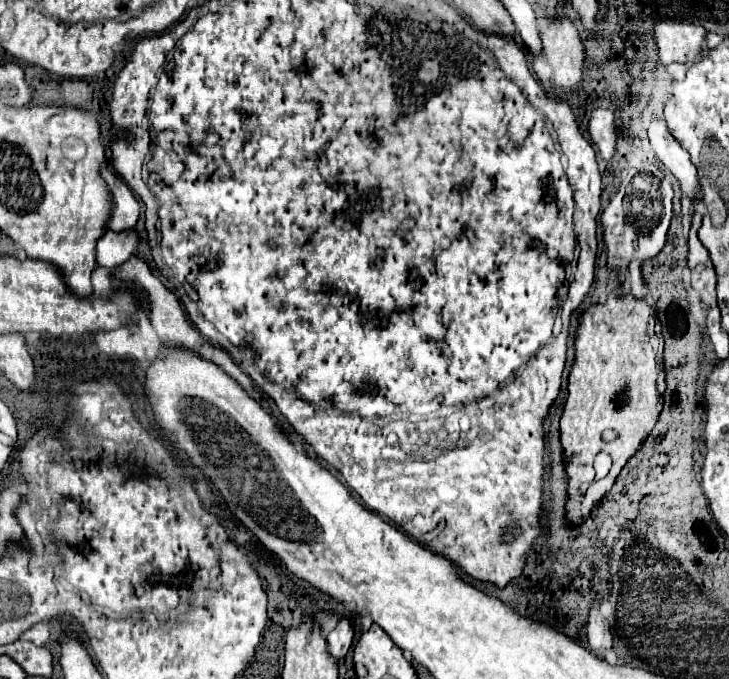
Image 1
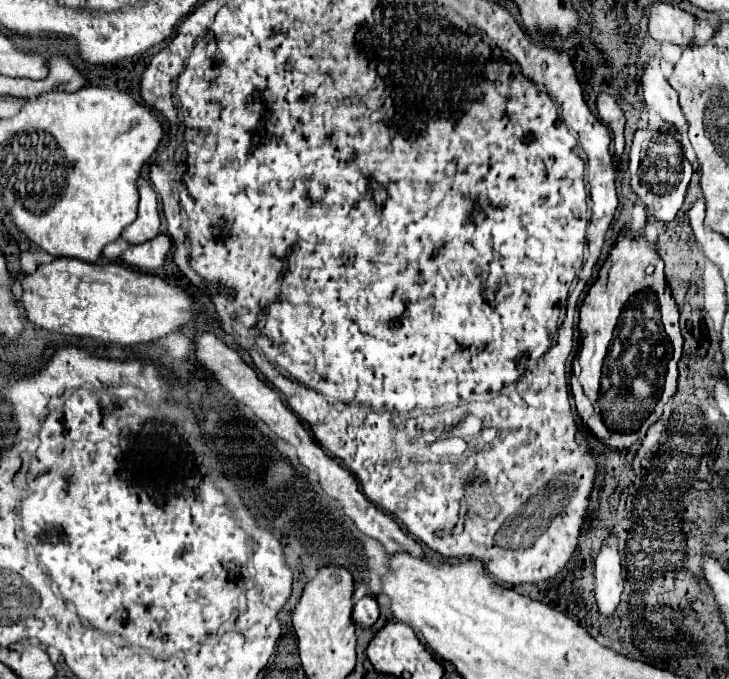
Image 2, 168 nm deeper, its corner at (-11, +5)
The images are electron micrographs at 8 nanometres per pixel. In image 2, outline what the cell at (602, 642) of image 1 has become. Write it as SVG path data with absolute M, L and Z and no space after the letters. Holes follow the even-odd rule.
M616 536L602 542L600 552L594 556L596 576L596 600L604 616L612 616L622 594L622 558L616 544Z

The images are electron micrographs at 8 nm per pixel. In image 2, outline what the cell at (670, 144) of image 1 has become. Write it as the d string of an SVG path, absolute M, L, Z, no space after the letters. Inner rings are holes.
M654 56L648 58L648 62L644 66L644 72L640 76L640 82L642 82L644 102L648 106L652 106L670 128L680 130L686 124L686 118L680 110L676 90L664 78L664 74L660 70L660 64Z

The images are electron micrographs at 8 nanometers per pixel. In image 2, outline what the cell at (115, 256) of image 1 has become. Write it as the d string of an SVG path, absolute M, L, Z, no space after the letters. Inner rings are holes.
M158 234L154 240L146 244L130 246L120 260L132 268L138 268L144 272L156 272L156 270L162 270L170 248L172 248L172 240L164 234Z

